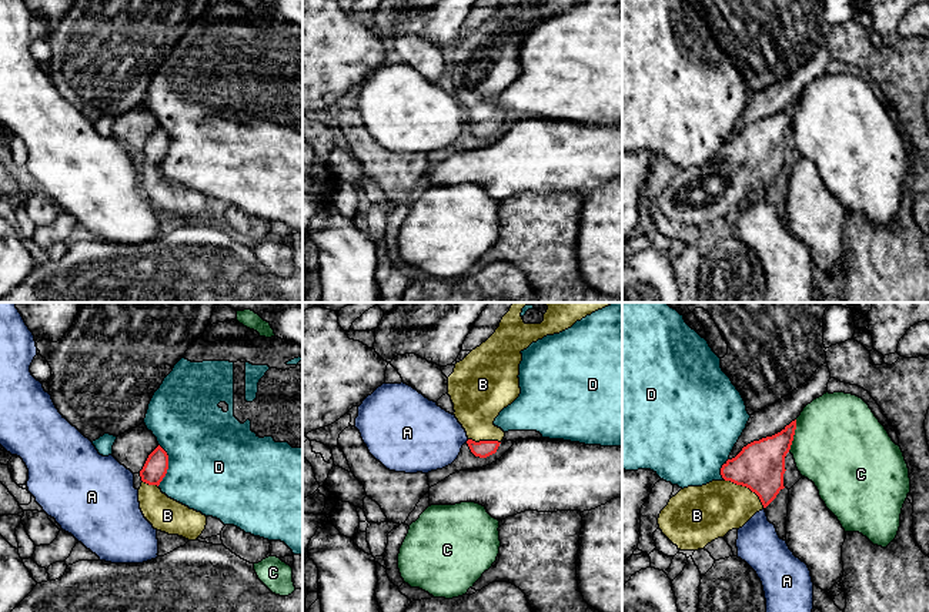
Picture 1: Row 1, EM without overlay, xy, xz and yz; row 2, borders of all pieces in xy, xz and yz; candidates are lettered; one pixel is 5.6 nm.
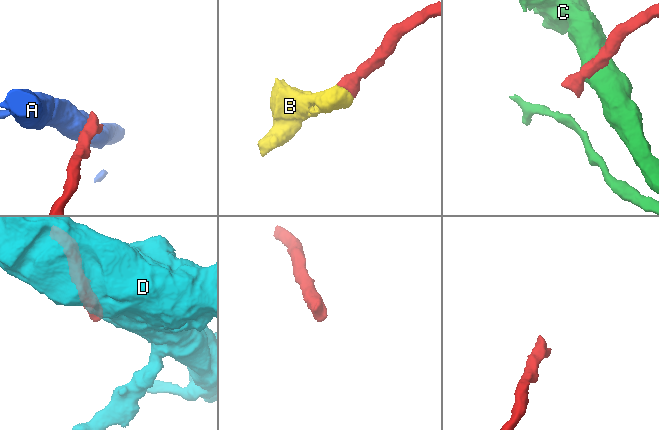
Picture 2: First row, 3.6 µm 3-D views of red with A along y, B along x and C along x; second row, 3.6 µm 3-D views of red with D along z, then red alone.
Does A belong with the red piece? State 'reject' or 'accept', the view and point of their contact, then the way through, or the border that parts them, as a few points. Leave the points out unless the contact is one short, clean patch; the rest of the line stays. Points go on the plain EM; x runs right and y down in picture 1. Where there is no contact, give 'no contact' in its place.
reject; meets red in xz at (467, 121); border along xz (468, 120), (465, 123)

